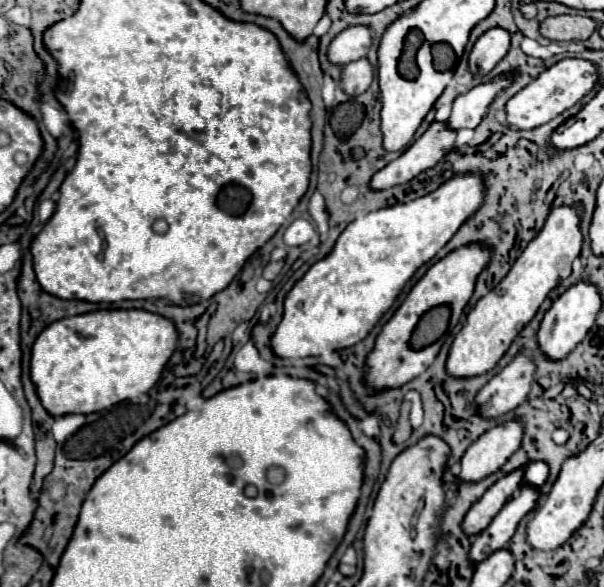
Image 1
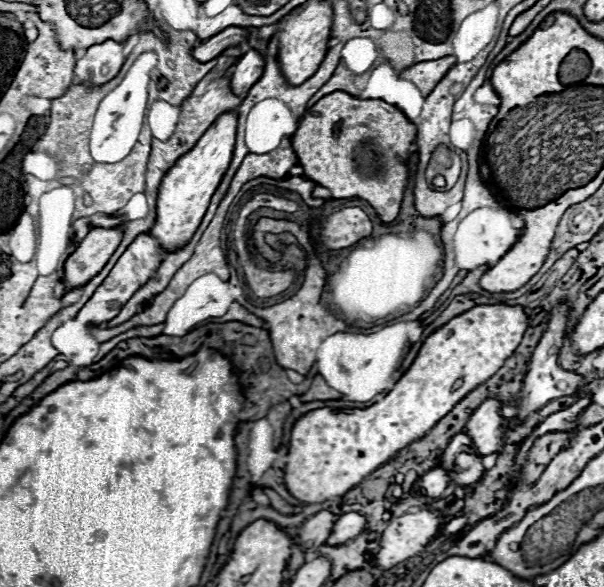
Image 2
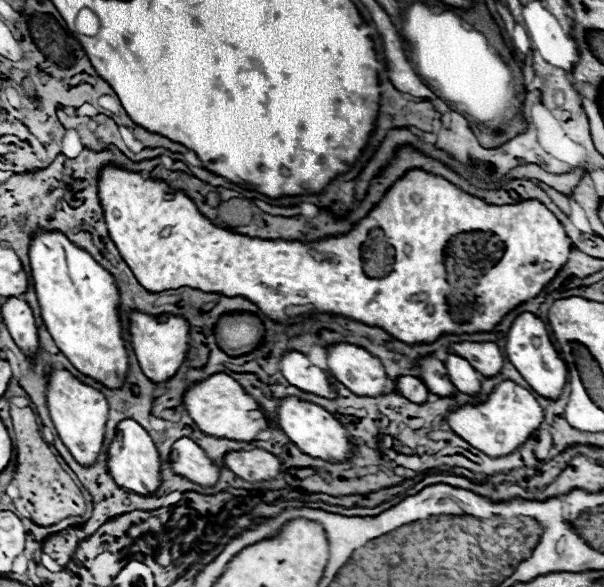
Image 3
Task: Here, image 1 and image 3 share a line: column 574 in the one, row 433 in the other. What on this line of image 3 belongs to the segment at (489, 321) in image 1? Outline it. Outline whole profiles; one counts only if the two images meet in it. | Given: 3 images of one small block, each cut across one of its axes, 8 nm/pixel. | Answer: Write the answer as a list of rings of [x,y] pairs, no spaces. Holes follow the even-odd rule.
[[[212,374],[212,378],[206,378],[204,382],[196,382],[188,386],[188,390],[184,392],[184,406],[190,418],[196,422],[196,428],[208,436],[232,438],[232,440],[254,440],[258,432],[268,426],[268,420],[260,412],[258,404],[228,374]]]

